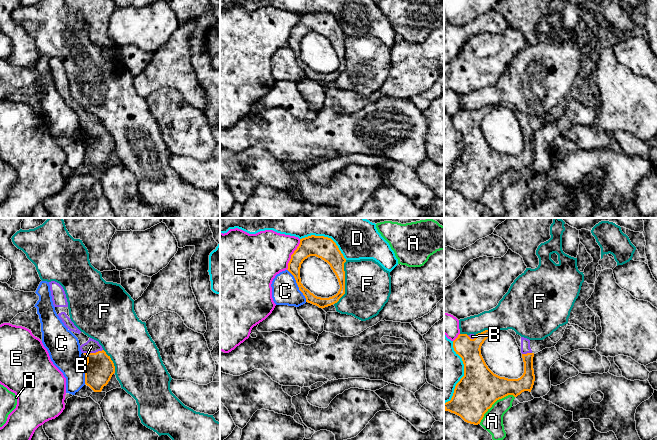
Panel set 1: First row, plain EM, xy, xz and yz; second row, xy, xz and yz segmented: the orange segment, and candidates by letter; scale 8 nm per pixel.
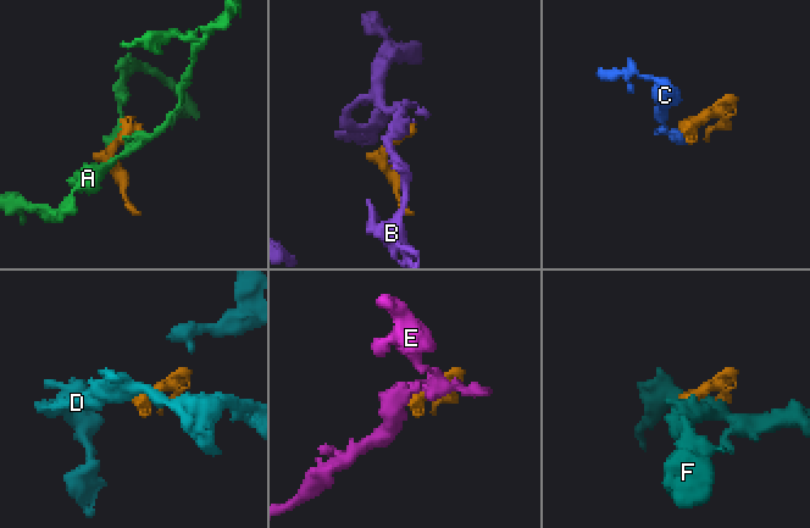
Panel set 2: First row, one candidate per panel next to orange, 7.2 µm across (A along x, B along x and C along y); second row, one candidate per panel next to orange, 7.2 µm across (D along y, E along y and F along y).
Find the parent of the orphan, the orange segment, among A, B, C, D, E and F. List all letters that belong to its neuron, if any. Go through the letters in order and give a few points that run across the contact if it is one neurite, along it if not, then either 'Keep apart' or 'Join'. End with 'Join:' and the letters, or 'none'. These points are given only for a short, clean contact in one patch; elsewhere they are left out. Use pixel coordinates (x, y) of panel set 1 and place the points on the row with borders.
A: Keep apart
B: Join
C: Keep apart
D: Keep apart
E: Keep apart
F: Keep apart
Join: B

